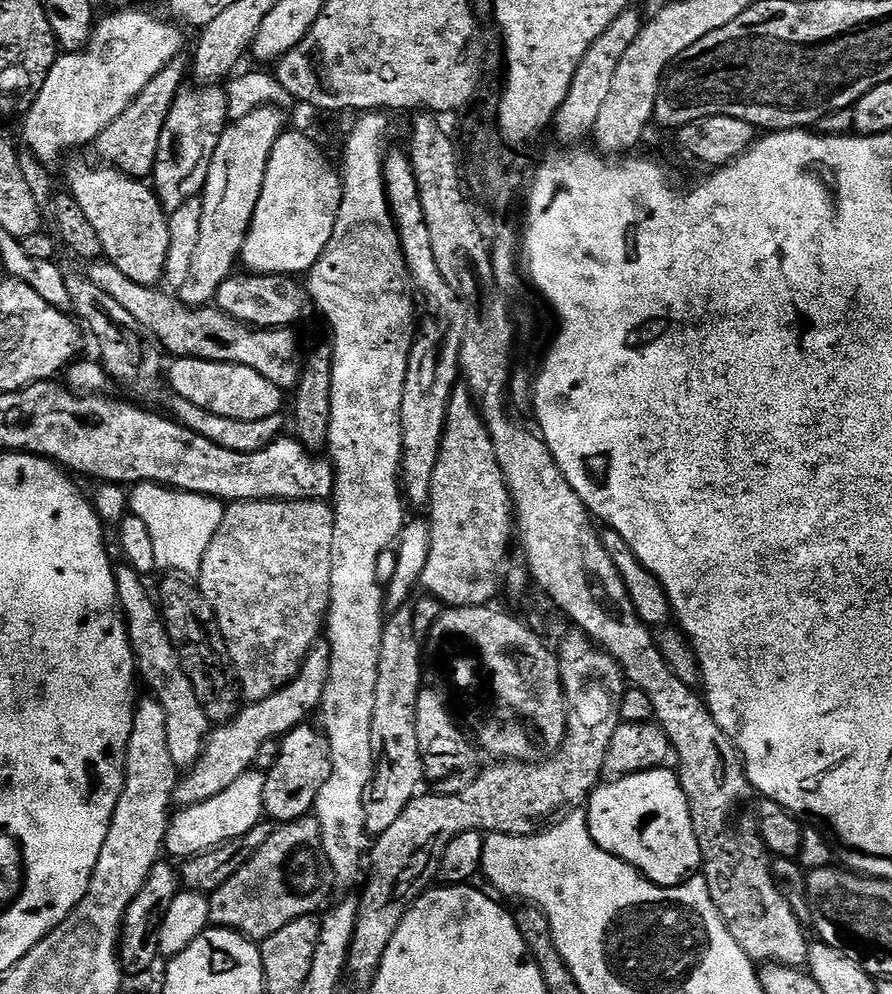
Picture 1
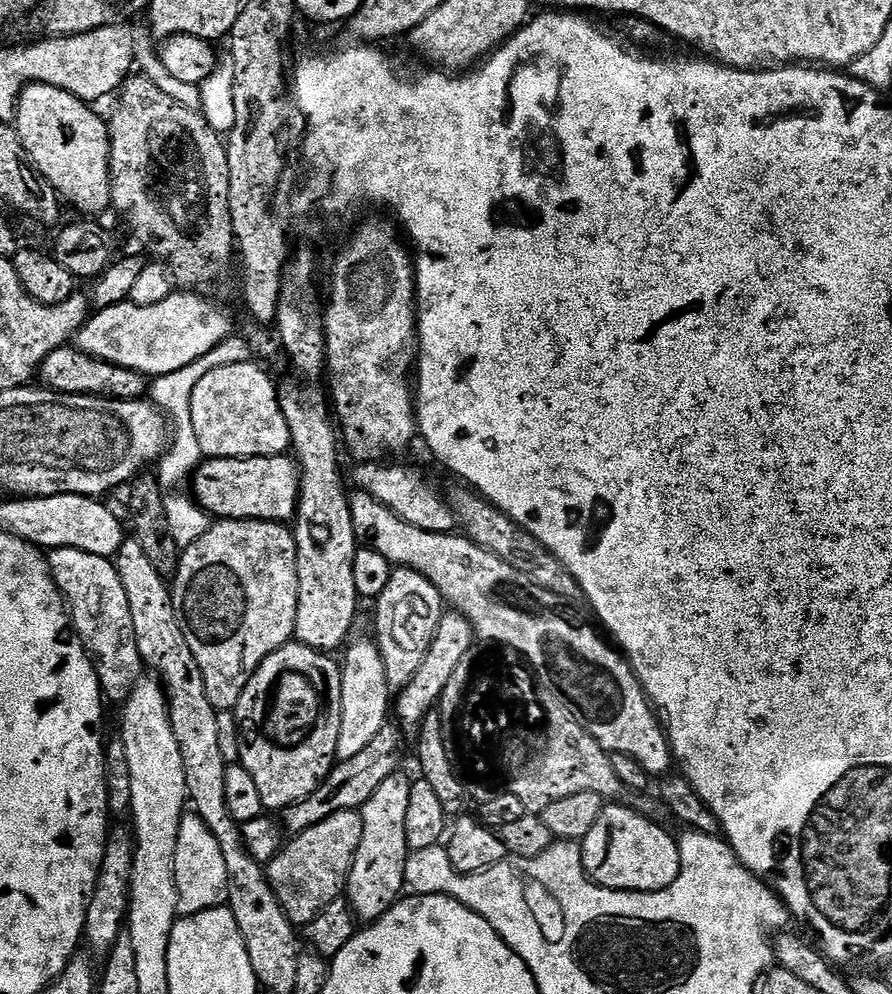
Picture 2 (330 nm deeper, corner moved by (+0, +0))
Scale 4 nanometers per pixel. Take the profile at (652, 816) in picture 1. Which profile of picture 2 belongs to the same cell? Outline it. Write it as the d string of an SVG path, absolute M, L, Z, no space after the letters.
M620 802L609 803L594 822L590 834L582 841L584 869L595 884L604 888L613 888L619 892L657 892L669 888L680 873L680 845L675 835L671 836L664 828L659 828L652 820L647 820L640 812L632 808L623 808Z

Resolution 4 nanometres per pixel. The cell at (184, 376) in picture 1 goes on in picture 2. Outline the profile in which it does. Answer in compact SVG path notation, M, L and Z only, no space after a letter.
M256 362L219 366L210 370L194 387L193 397L190 398L190 414L193 415L194 432L205 457L282 456L289 451L292 439L280 409L277 381L272 381L259 366Z

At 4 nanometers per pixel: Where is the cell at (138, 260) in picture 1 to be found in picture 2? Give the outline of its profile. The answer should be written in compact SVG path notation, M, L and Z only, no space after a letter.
M30 84L16 103L14 127L34 166L56 187L67 203L69 200L80 212L104 212L109 211L112 203L110 138L105 117L100 117L88 108L91 107L85 101L66 90L45 84Z

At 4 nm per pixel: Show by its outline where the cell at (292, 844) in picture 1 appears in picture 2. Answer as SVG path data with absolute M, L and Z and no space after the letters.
M347 808L338 814L330 814L330 818L318 822L318 826L295 833L279 854L268 861L268 881L293 925L308 925L326 905L341 899L356 857L358 842L362 842L363 825L357 809Z

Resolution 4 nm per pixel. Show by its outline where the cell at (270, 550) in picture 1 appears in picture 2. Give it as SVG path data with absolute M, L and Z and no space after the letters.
M217 519L197 541L181 551L180 565L170 587L182 634L186 634L186 642L194 650L202 682L206 682L206 698L218 710L235 709L260 663L296 634L298 566L293 529L274 520Z

